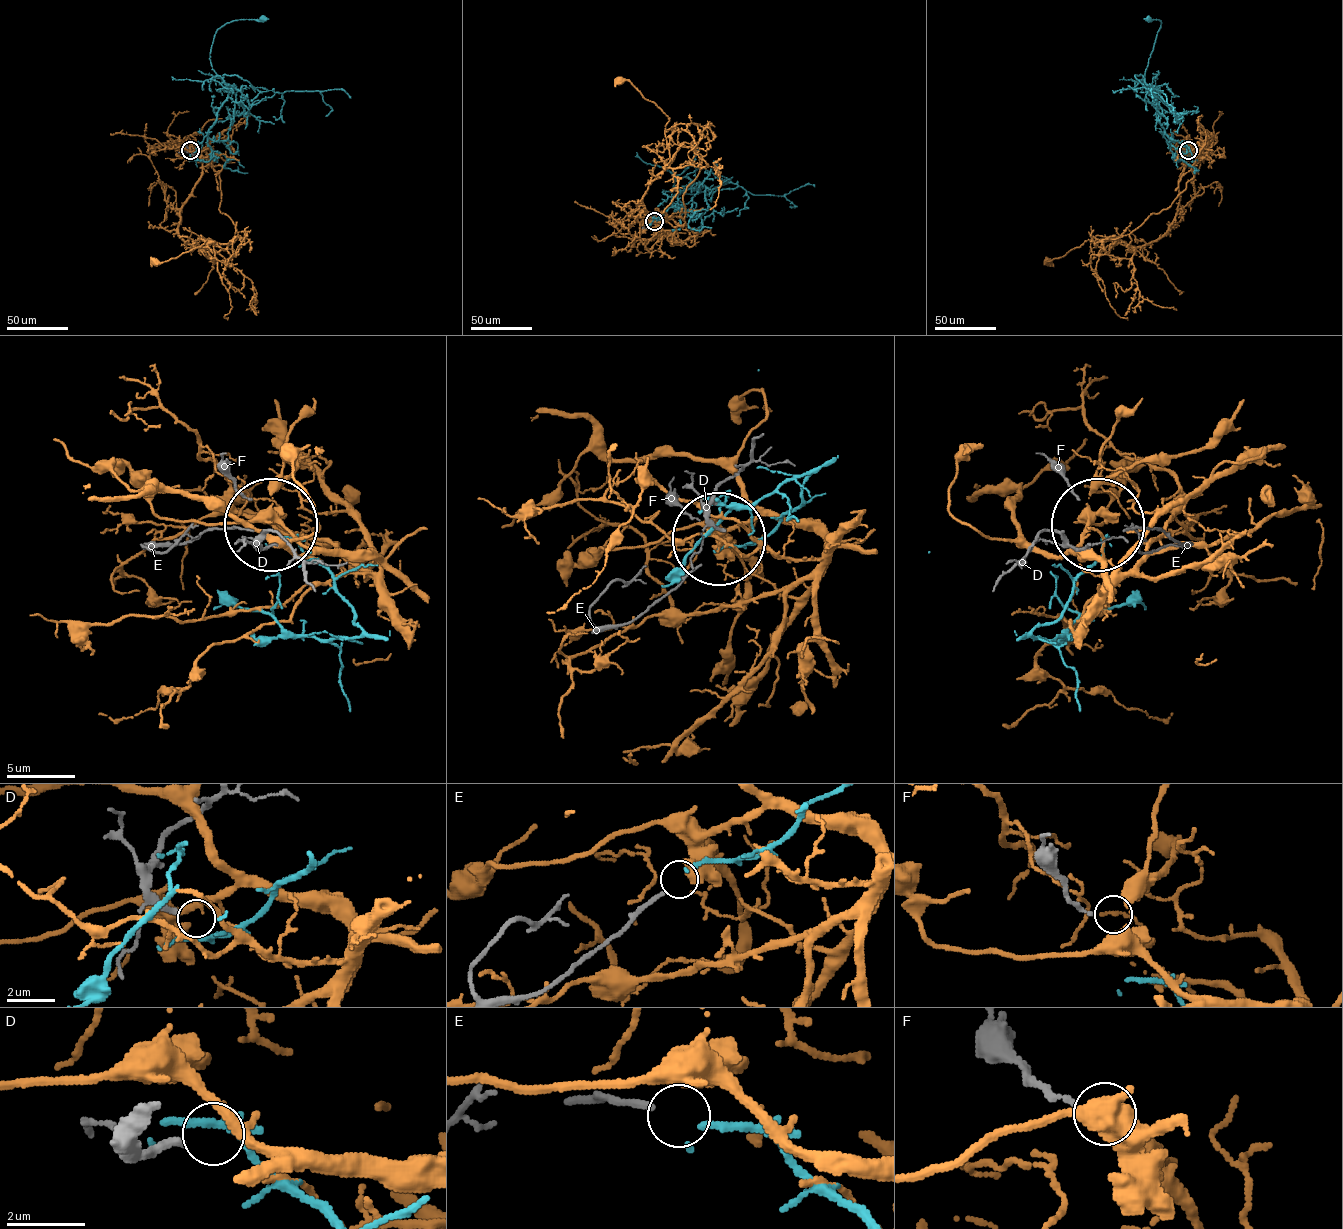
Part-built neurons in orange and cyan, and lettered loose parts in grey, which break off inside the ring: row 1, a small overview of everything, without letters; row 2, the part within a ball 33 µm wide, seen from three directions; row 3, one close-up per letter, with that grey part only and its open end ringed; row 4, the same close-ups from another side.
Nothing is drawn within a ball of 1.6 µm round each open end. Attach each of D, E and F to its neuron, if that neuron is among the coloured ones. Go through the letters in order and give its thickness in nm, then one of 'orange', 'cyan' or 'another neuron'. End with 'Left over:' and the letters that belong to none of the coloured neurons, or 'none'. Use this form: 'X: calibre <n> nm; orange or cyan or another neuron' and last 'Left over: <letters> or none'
D: calibre 220 nm; another neuron
E: calibre 160 nm; cyan
F: calibre 150 nm; another neuron
Left over: D, F

